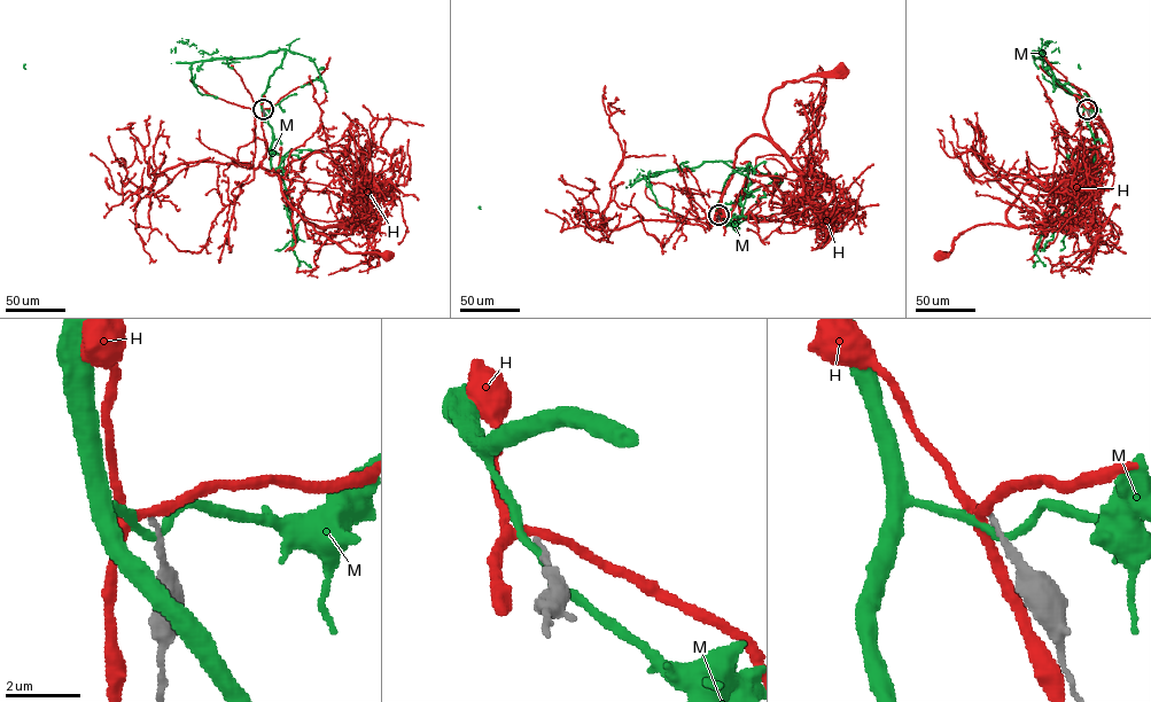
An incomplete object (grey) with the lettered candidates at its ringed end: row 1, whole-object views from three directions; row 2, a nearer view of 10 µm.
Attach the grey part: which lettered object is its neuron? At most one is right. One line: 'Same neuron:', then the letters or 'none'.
Same neuron: none

